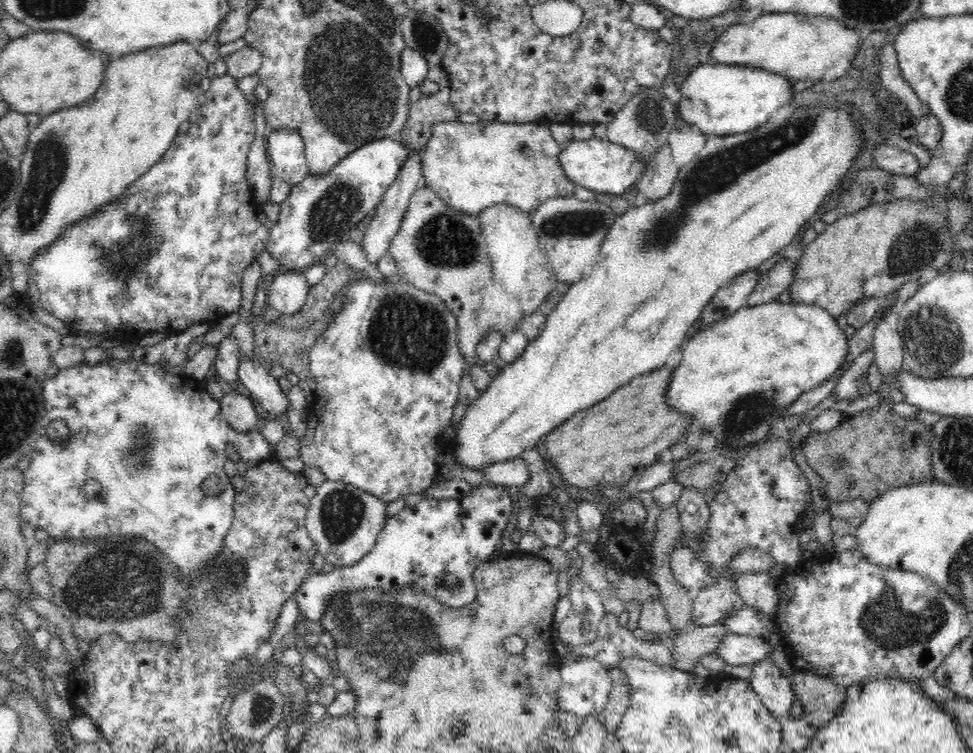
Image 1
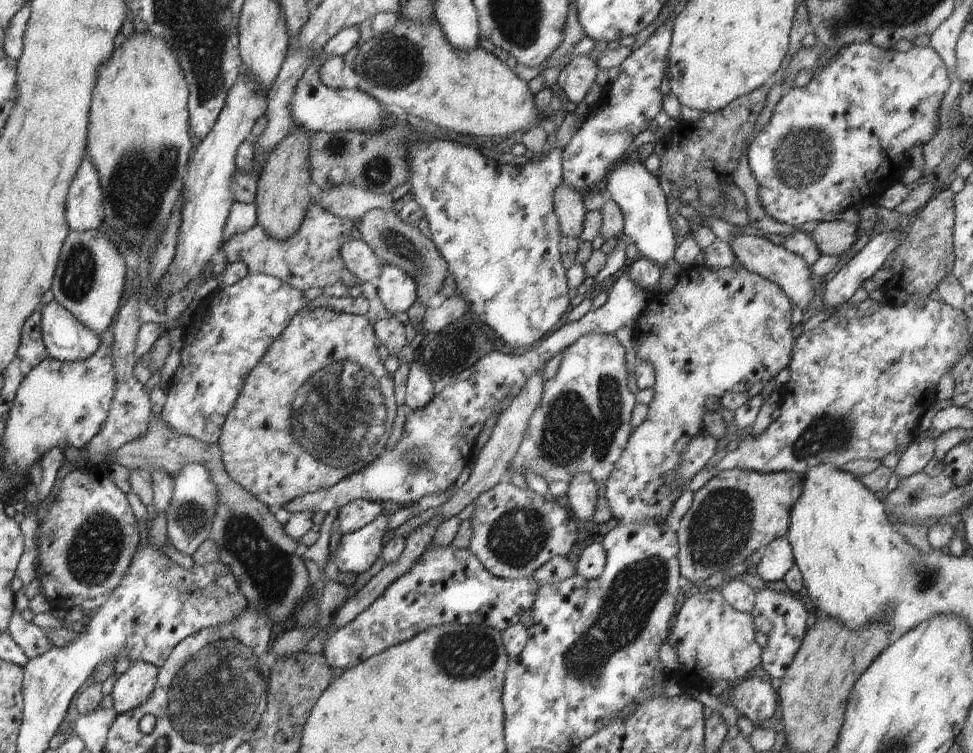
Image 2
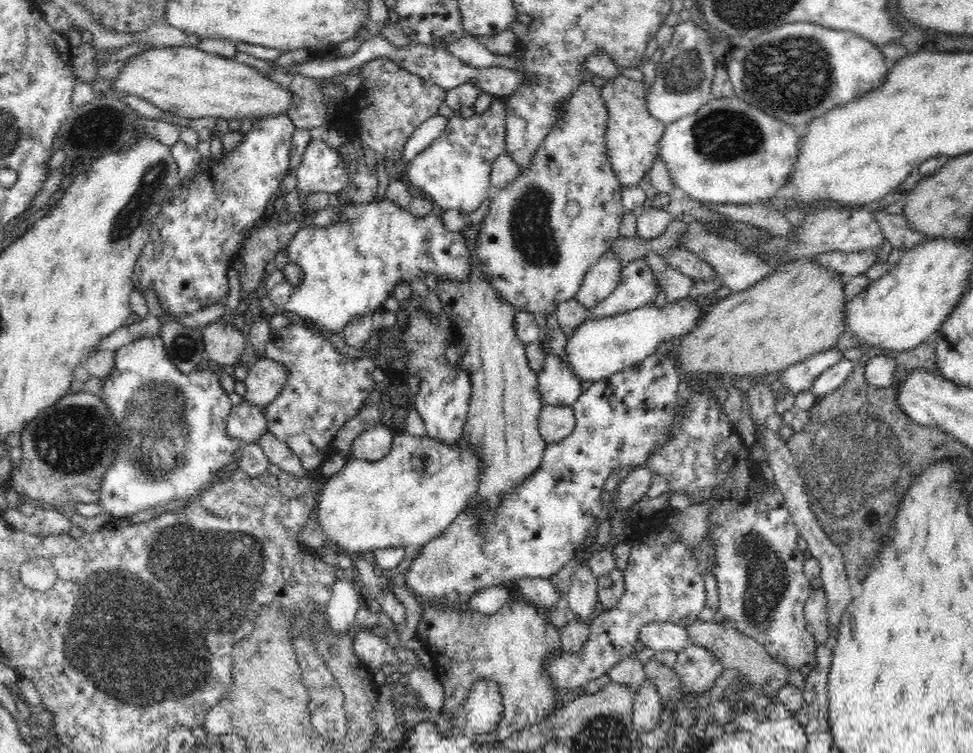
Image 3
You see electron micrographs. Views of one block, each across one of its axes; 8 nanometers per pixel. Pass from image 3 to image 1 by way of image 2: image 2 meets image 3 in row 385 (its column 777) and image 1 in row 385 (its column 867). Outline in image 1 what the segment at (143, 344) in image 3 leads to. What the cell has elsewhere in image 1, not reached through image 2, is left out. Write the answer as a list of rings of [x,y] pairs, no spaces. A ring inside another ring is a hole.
[[[104,359],[101,363],[88,365],[82,362],[78,365],[72,365],[69,368],[62,368],[58,374],[48,378],[43,385],[43,399],[46,407],[46,414],[40,422],[37,440],[33,450],[29,453],[29,468],[24,474],[24,488],[21,496],[21,519],[28,523],[32,529],[44,530],[49,536],[56,538],[65,538],[72,540],[102,538],[102,536],[130,536],[136,535],[152,542],[154,546],[158,546],[166,556],[168,562],[178,566],[178,570],[182,570],[184,574],[194,574],[196,570],[200,570],[202,566],[210,566],[211,562],[219,555],[224,546],[224,539],[229,533],[233,522],[234,514],[234,498],[237,493],[230,477],[226,476],[225,464],[227,461],[224,448],[227,444],[236,447],[242,461],[250,461],[262,463],[270,459],[270,452],[273,452],[272,446],[258,428],[252,429],[250,432],[238,432],[232,428],[227,421],[221,416],[221,401],[214,400],[208,394],[204,383],[199,383],[187,376],[170,374],[167,372],[163,364],[146,364],[139,360],[129,359],[127,361],[121,359]],[[54,420],[62,420],[66,422],[66,426],[70,430],[70,437],[62,444],[56,444],[50,441],[46,435],[46,428],[50,422]],[[86,480],[96,480],[100,484],[100,490],[94,498],[84,497],[82,486]]]

